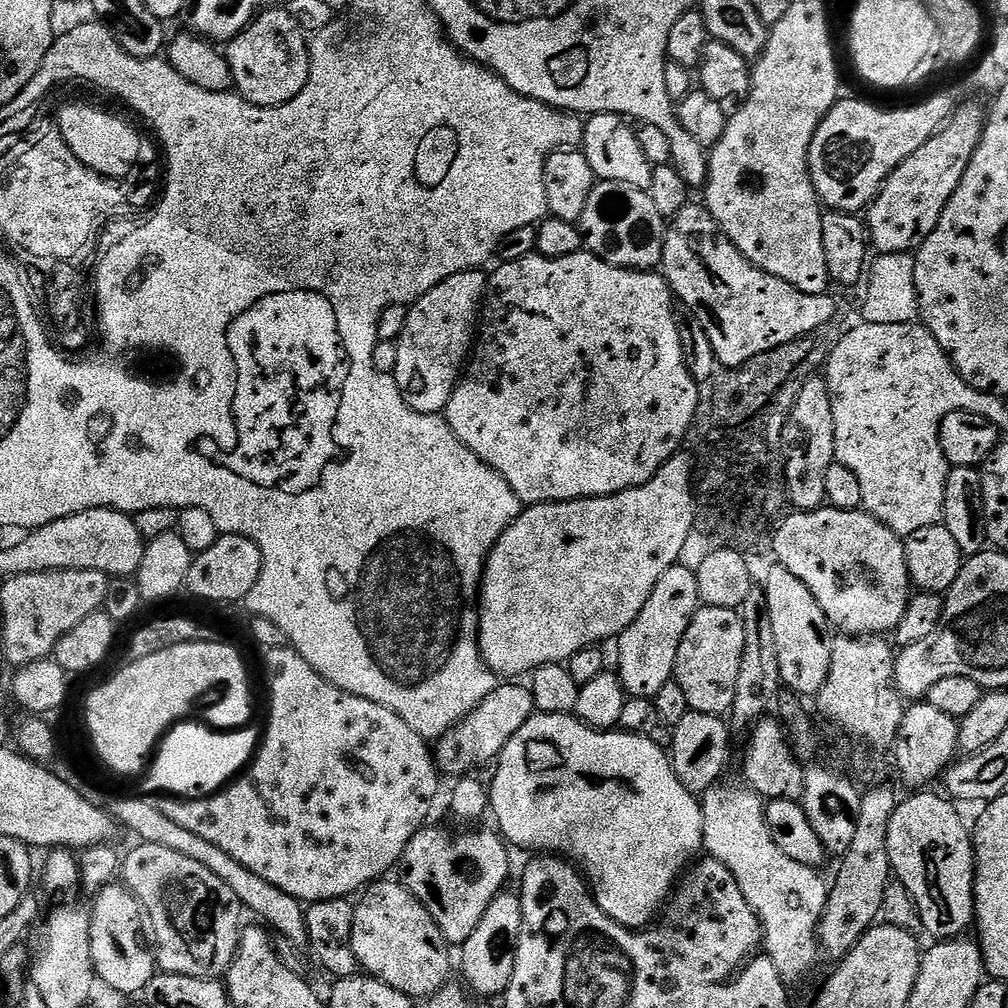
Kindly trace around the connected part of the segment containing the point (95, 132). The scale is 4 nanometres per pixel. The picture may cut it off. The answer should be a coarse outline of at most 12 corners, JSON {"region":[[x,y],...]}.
{"region":[[88,104],[58,112],[60,133],[90,170],[128,178],[142,136]]}

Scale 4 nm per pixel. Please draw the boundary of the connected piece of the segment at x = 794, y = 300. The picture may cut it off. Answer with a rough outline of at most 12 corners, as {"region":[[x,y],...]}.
{"region":[[703,203],[664,237],[662,275],[725,369],[836,316],[754,266]]}

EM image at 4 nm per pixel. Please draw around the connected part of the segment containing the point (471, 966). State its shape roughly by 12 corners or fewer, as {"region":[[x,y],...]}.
{"region":[[490,902],[462,945],[463,983],[503,997],[514,978],[522,906]]}

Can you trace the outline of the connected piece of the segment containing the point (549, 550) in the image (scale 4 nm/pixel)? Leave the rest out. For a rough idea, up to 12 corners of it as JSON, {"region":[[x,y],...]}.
{"region":[[684,450],[640,488],[533,504],[492,547],[500,678],[615,641],[696,524]]}

